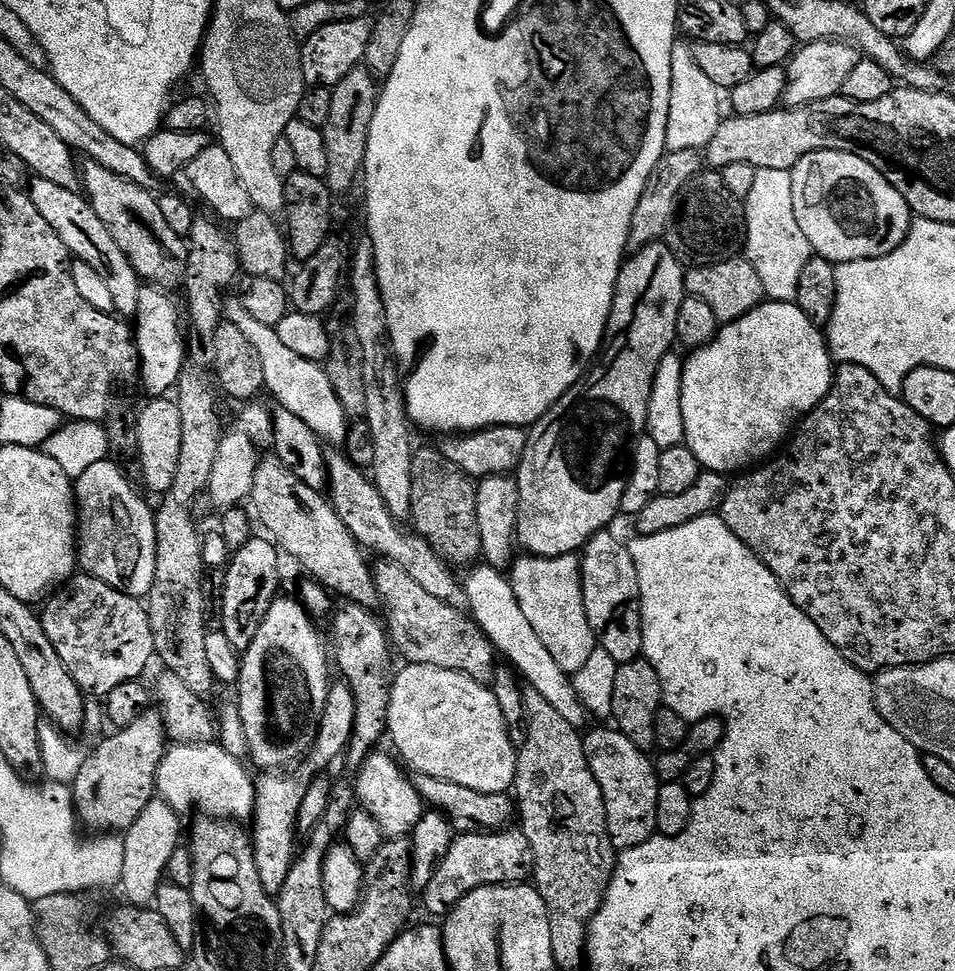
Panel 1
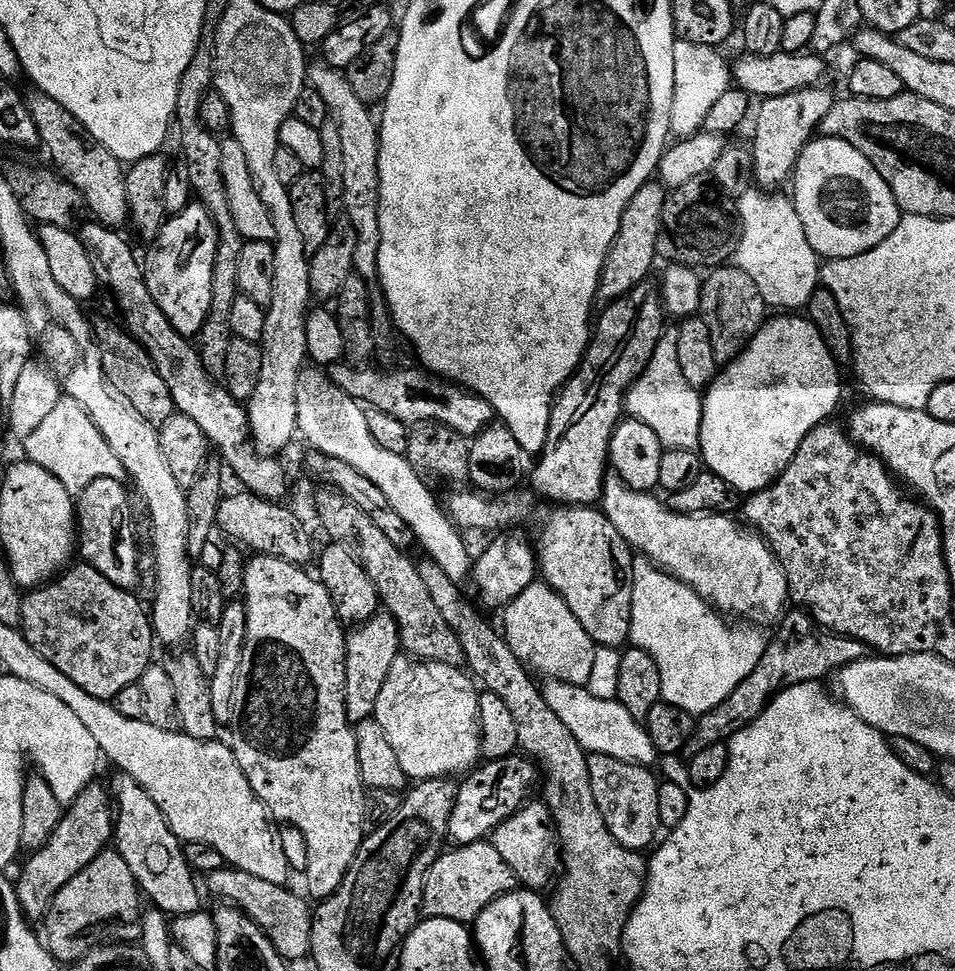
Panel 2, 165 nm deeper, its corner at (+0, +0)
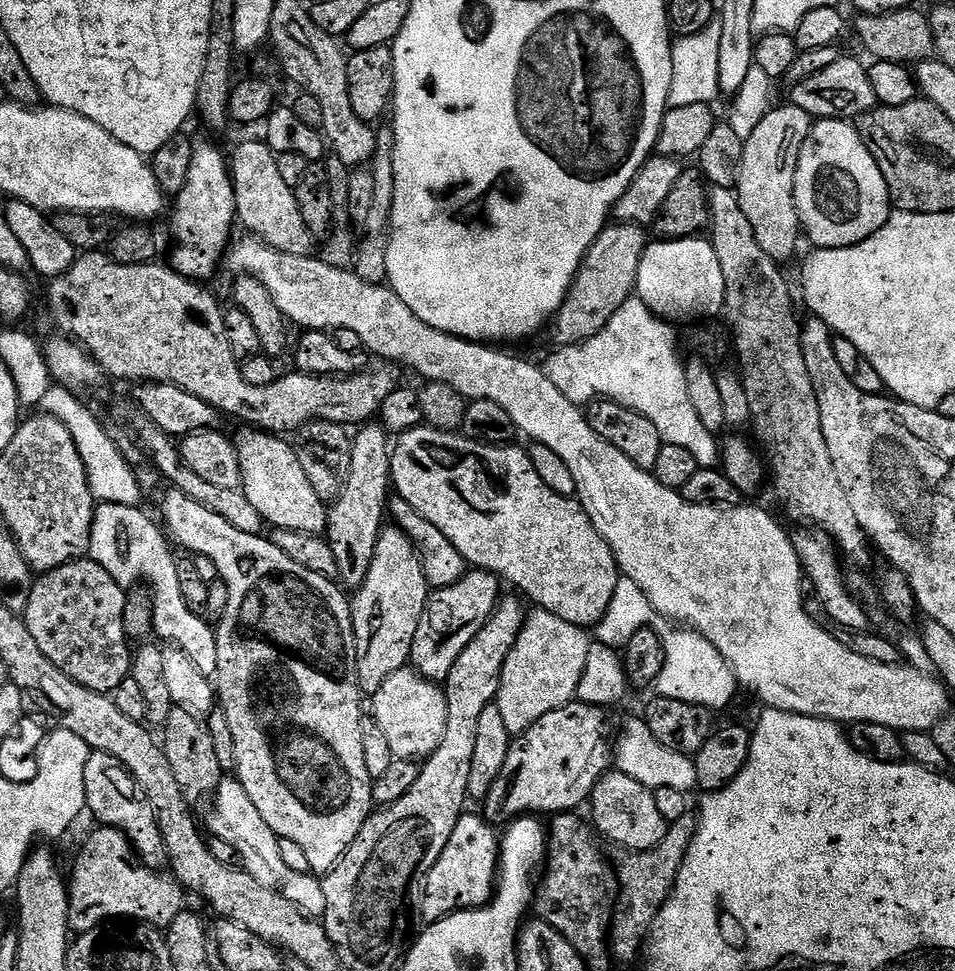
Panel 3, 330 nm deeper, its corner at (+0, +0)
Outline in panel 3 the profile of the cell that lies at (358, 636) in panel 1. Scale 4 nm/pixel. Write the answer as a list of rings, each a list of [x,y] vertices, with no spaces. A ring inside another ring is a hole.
[[[379,422],[365,423],[357,432],[360,433],[352,436],[352,457],[348,467],[348,477],[344,480],[344,488],[339,498],[331,501],[326,529],[328,545],[330,550],[334,550],[334,559],[338,561],[338,574],[335,579],[348,590],[361,588],[366,582],[366,574],[370,574],[370,562],[374,562],[378,538],[386,524],[384,516],[386,520],[392,488],[392,453],[389,433],[384,431],[383,424]]]

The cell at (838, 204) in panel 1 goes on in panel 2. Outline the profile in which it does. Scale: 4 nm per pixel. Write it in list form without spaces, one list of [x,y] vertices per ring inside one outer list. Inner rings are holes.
[[[829,136],[809,140],[800,151],[791,188],[806,238],[825,261],[866,254],[866,250],[882,246],[900,225],[902,213],[890,186],[874,170],[866,154],[858,154],[845,140]]]

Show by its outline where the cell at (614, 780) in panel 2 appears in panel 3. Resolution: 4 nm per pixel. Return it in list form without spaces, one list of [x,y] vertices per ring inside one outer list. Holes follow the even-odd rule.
[[[609,770],[594,786],[591,808],[590,820],[597,833],[605,841],[608,839],[621,844],[628,852],[645,852],[656,848],[668,833],[669,821],[665,820],[664,812],[658,810],[655,791],[642,786],[642,782],[634,782],[634,778],[619,770]]]

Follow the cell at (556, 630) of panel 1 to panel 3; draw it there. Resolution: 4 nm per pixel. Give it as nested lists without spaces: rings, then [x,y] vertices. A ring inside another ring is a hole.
[[[545,608],[529,611],[514,642],[514,650],[510,650],[506,666],[502,666],[500,689],[494,701],[498,710],[502,710],[506,730],[523,734],[542,714],[573,703],[590,648],[590,636],[585,629],[562,622],[558,614],[550,614]]]

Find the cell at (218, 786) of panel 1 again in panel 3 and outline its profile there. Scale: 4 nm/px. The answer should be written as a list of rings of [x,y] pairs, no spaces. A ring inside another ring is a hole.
[[[221,779],[214,793],[214,810],[208,820],[209,833],[234,846],[243,869],[257,878],[264,886],[275,889],[287,901],[294,902],[301,910],[313,918],[323,917],[326,908],[326,896],[323,883],[311,873],[290,869],[282,859],[279,837],[274,834],[255,809],[254,802],[241,786],[239,779]]]

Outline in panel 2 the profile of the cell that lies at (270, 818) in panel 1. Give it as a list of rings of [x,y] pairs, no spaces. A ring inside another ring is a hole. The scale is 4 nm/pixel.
[[[386,610],[371,616],[367,622],[353,627],[346,636],[346,706],[348,720],[355,726],[375,717],[378,698],[382,695],[382,686],[386,686],[386,678],[390,674],[390,666],[394,666],[396,657],[401,655],[400,631],[396,620]]]

